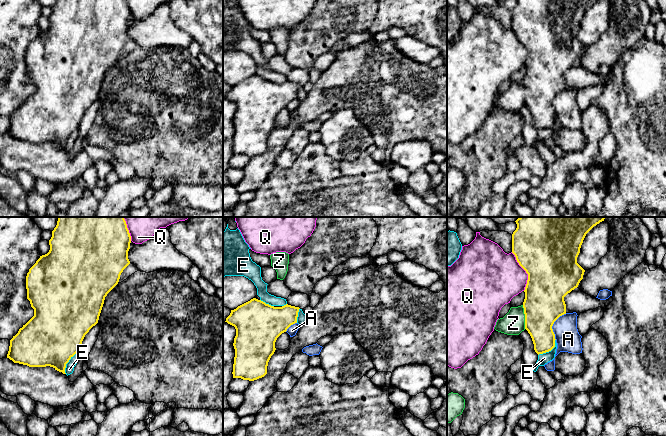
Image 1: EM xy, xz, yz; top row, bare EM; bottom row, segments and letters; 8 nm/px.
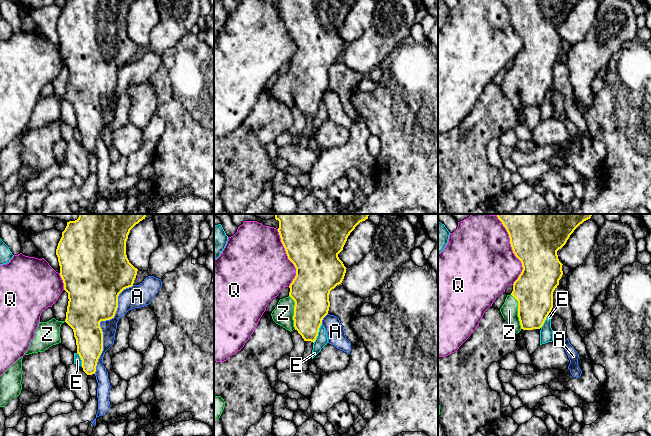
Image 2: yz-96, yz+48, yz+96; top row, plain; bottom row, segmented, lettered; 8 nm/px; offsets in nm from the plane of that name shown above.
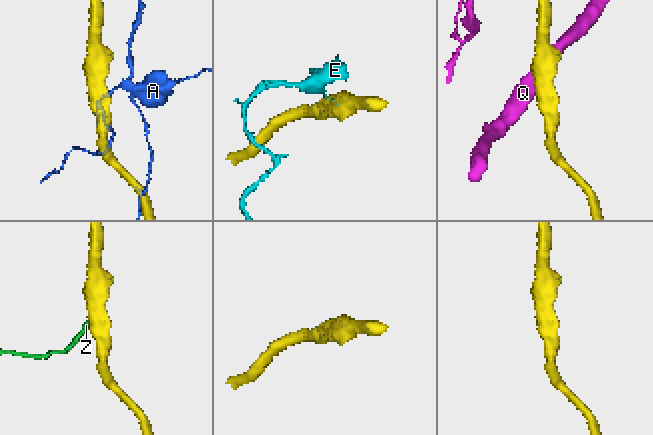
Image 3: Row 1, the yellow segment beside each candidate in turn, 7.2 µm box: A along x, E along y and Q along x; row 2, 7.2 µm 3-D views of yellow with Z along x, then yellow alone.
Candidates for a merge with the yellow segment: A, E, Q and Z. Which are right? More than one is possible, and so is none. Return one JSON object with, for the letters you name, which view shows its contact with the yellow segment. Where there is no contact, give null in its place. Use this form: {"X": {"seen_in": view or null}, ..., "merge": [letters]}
{"Z": {"seen_in": "yz"}, "merge": ["Z"]}

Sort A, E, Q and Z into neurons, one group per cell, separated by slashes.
A / E / Q / Z

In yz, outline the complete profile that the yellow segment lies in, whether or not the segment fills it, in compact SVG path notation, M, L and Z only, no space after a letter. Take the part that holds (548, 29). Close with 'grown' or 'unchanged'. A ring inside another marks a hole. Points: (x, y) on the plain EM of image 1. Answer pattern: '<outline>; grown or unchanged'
M517 0L516 6L512 10L512 29L515 31L519 41L526 47L528 50L528 56L525 63L525 75L521 82L511 83L509 88L503 93L497 96L494 105L498 108L507 110L507 111L519 111L525 105L530 110L535 128L543 130L551 127L555 123L555 110L553 108L552 102L554 98L562 91L566 90L566 80L564 73L570 69L572 66L578 63L580 57L583 55L585 46L577 39L577 33L580 29L580 24L583 19L583 16L586 10L597 0Z; grown

